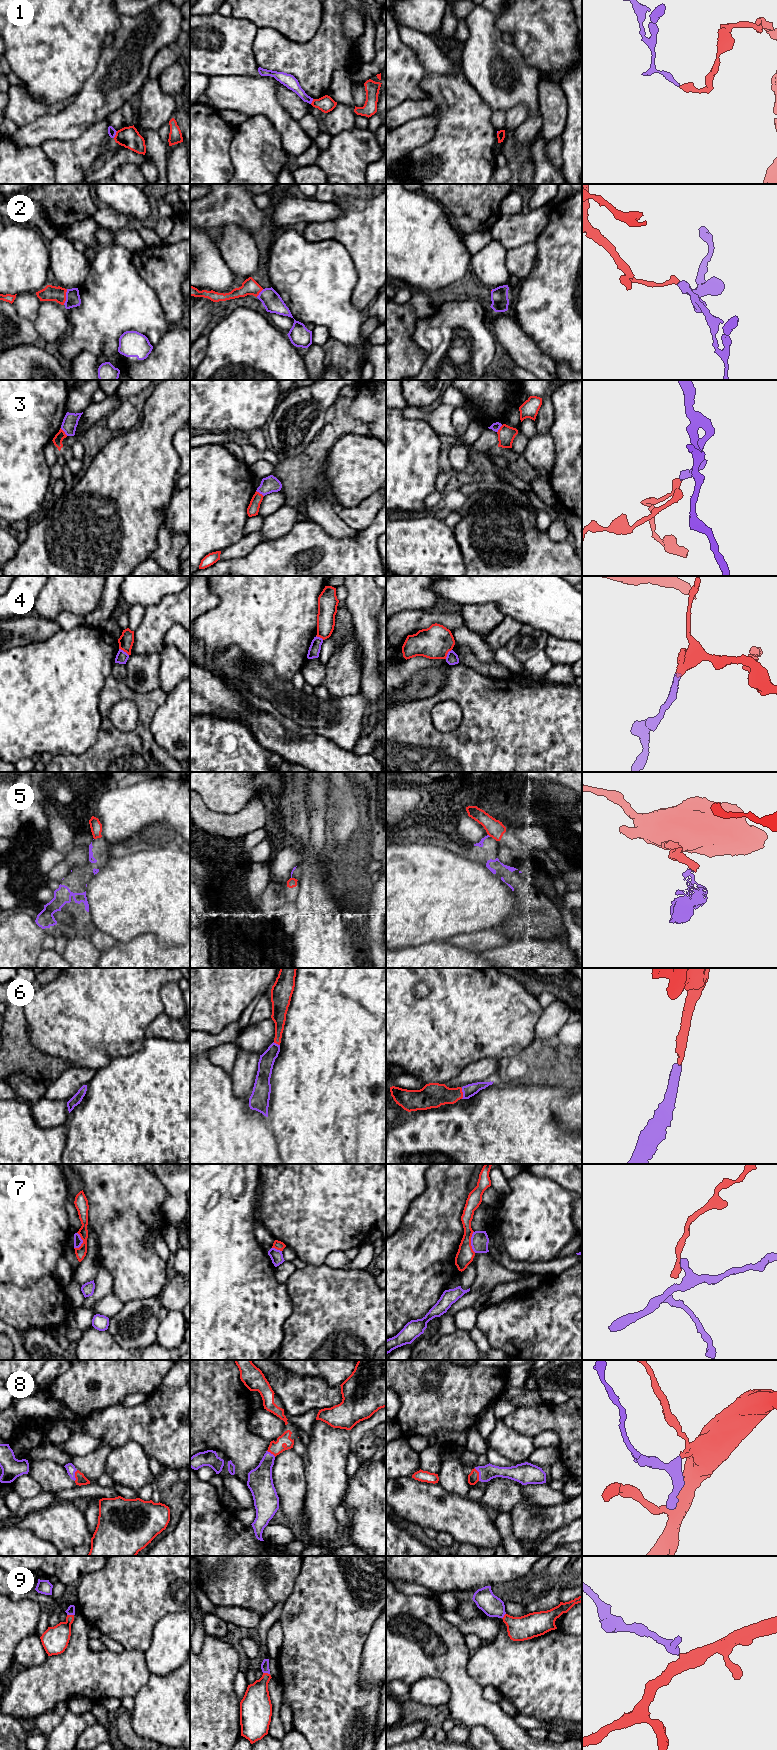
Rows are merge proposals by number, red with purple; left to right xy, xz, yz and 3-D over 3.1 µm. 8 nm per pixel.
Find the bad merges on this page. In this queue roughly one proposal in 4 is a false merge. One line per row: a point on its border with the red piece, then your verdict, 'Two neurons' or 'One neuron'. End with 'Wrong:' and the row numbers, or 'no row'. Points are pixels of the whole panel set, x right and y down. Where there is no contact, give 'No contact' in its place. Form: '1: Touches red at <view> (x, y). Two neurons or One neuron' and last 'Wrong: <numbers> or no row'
1: Touches red at xy (116, 134). Two neurons
2: Touches red at xy (65, 297). One neuron
3: Touches red at xy (64, 432). Two neurons
4: Touches red at yz (447, 653). Two neurons
5: Touches red at yz (489, 835). Two neurons
6: Touches red at yz (462, 1093). One neuron
7: Touches red at yz (470, 1242). Two neurons
8: Touches red at yz (478, 1474). One neuron
9: Touches red at xy (70, 1615). One neuron
Wrong: 1, 3, 4, 5, 7

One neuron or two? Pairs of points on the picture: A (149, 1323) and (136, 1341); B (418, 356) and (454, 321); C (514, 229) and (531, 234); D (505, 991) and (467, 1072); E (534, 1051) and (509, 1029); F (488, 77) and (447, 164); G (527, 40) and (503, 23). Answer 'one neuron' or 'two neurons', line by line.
A: one neuron
B: two neurons
C: one neuron
D: two neurons
E: two neurons
F: two neurons
G: one neuron

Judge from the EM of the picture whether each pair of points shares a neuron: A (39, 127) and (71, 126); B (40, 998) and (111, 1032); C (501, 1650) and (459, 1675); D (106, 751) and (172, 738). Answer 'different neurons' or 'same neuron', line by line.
A: same neuron
B: same neuron
C: different neurons
D: different neurons

